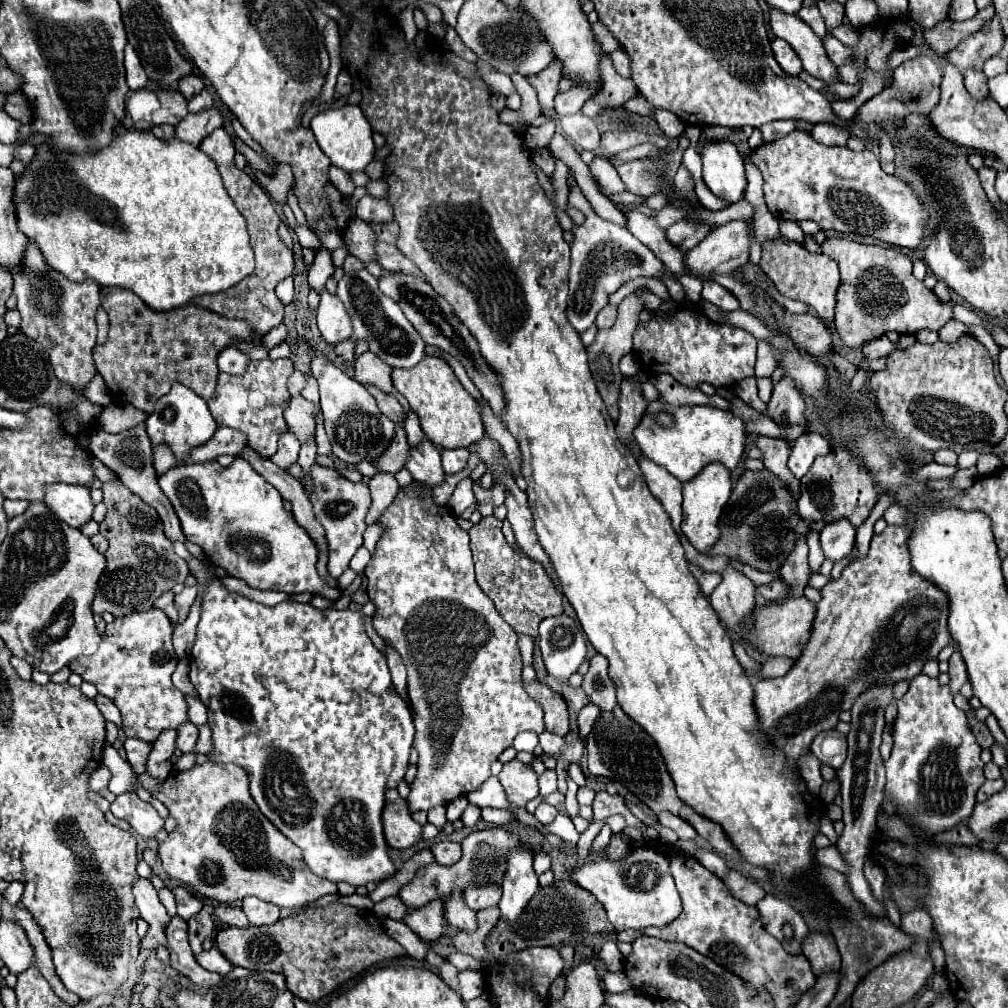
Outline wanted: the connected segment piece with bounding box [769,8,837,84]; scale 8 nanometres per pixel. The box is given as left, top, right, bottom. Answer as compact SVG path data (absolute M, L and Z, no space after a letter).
M771 8L769 14L771 32L777 38L783 38L797 52L797 56L803 62L803 68L811 76L823 80L825 84L837 82L837 68L827 58L821 38L817 38L813 30L809 30L809 26L801 22L803 20L795 14L785 14L779 8Z

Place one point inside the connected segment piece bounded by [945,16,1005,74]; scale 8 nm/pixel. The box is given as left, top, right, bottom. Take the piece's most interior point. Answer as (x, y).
(973, 51)

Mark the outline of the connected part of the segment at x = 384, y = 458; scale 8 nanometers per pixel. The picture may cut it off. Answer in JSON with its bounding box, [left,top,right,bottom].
[375,424,409,472]

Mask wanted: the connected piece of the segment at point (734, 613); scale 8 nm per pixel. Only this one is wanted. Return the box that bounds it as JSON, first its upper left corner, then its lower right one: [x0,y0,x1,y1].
[709,566,755,640]

